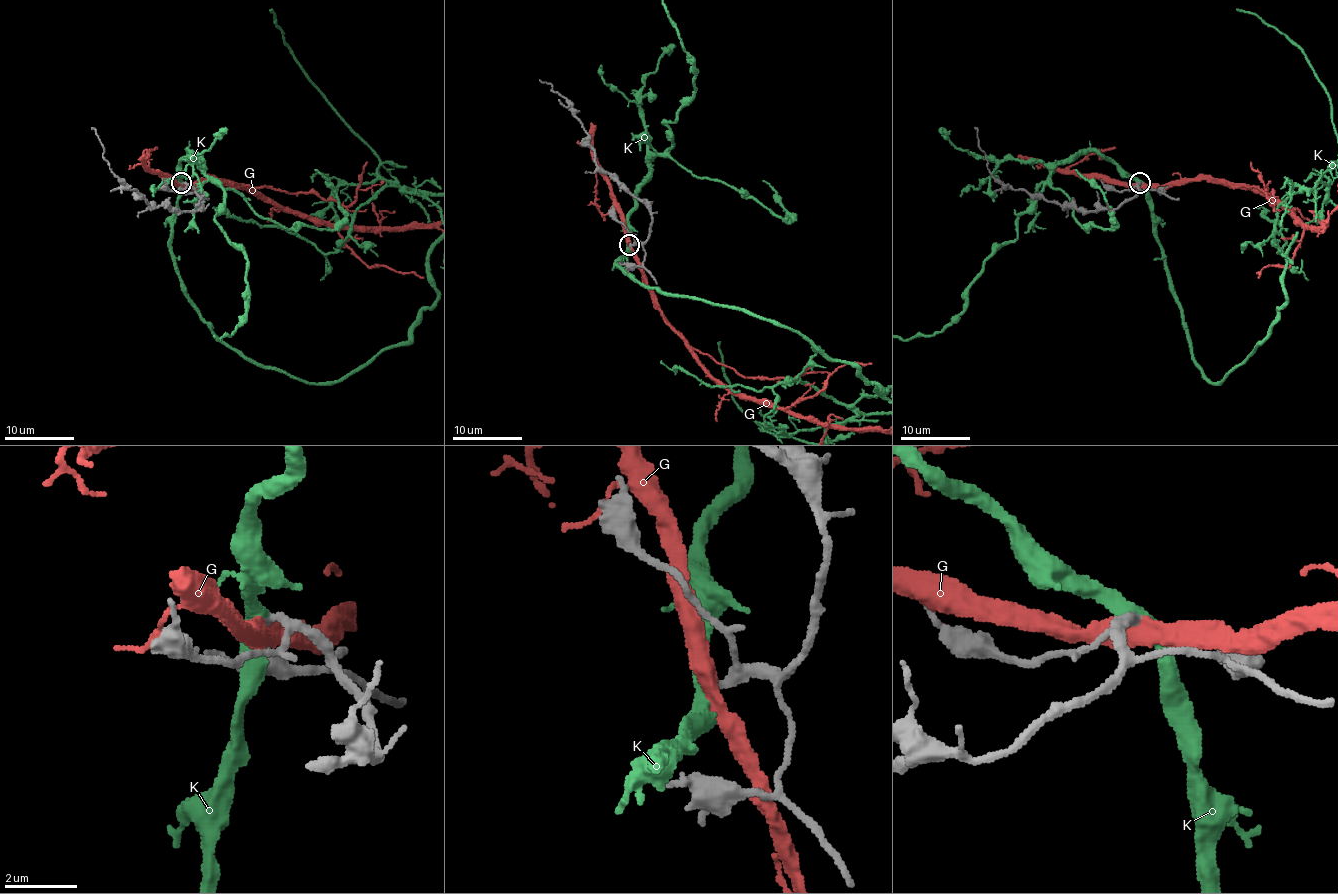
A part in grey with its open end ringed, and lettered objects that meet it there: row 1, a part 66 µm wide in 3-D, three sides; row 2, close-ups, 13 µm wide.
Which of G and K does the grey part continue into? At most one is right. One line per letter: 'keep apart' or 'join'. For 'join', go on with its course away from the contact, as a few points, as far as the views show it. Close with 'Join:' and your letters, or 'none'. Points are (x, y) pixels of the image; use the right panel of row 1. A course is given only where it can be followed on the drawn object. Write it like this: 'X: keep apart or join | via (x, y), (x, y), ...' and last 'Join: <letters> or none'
G: keep apart
K: join
Join: K

